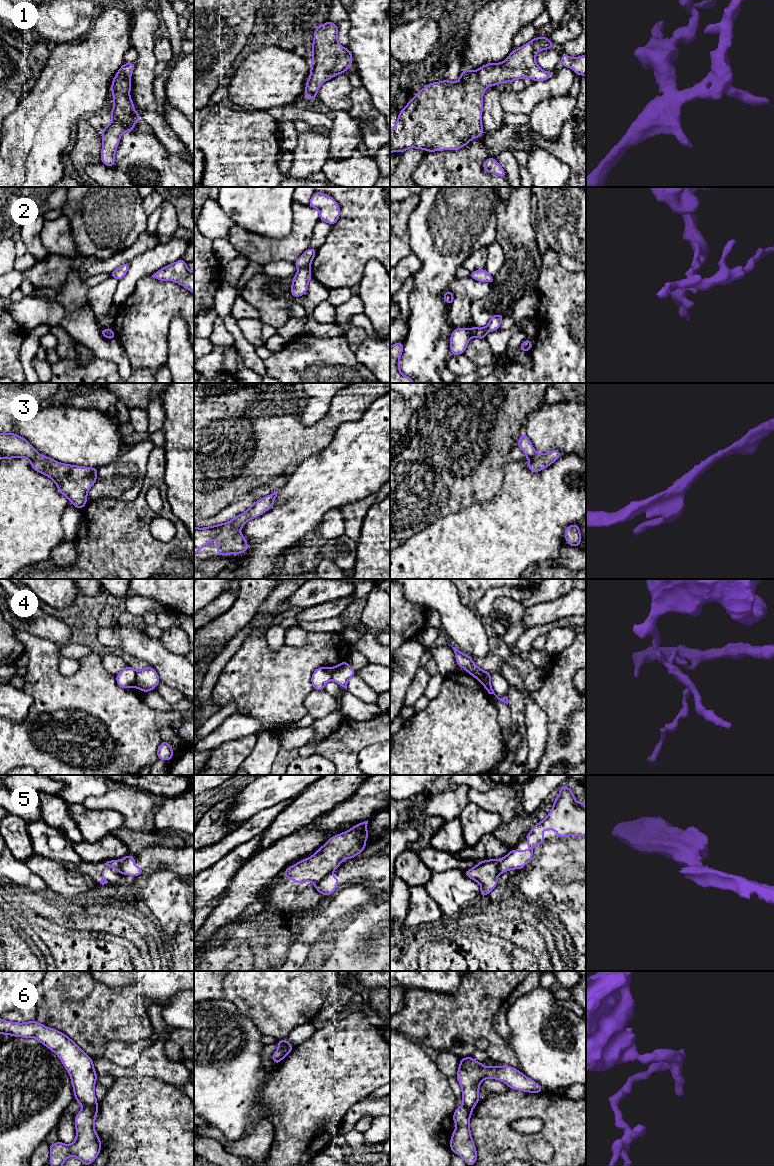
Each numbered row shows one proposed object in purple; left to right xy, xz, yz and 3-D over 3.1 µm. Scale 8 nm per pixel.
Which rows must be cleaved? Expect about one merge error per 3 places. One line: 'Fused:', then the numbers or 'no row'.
Fused: 2, 4, 5, 6

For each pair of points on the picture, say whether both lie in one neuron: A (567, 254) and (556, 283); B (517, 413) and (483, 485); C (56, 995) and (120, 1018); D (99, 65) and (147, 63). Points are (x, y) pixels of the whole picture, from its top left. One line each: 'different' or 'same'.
A: different
B: same
C: same
D: different

